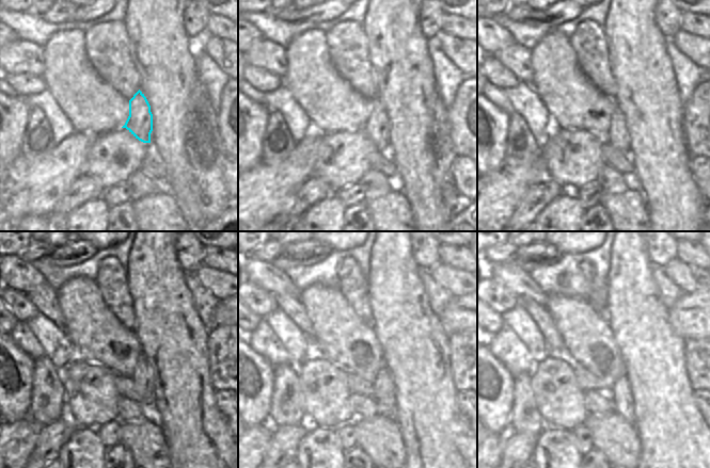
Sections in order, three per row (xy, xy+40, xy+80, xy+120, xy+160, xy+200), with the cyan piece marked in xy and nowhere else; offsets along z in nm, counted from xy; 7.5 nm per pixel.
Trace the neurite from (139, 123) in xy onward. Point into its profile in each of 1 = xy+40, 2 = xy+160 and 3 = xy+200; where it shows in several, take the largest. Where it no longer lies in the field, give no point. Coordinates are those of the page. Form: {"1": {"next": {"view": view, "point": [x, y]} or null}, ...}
{"1": {"next": {"view": "xy+40", "point": [377, 127]}}, "2": {"next": {"view": "xy+160", "point": [384, 396]}}, "3": {"next": {"view": "xy+200", "point": [620, 393]}}}

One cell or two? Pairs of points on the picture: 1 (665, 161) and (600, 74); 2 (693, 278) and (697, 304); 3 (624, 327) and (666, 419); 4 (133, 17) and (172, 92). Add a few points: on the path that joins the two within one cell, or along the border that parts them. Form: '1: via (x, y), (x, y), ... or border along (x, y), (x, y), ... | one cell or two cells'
1: border along (611, 69), (615, 82), (615, 96), (613, 99) | two cells
2: border along (698, 290), (682, 292) | two cells
3: via (646, 350), (653, 357), (662, 397) | one cell
4: via (152, 35), (158, 42), (167, 74) | one cell

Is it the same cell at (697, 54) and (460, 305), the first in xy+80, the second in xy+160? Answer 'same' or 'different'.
different

